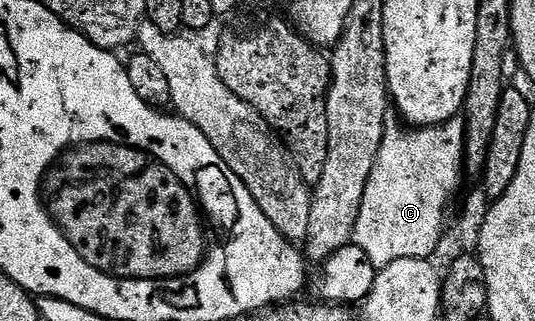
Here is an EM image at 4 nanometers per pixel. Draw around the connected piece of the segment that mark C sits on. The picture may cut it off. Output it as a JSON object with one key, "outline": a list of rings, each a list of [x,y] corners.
{"outline":[[[462,117],[451,118],[440,126],[408,128],[398,125],[388,125],[383,133],[373,172],[369,172],[369,184],[365,184],[365,196],[353,237],[354,245],[359,246],[377,268],[393,264],[393,260],[432,257],[431,253],[438,248],[439,237],[443,234],[443,213],[447,210],[447,201],[458,188],[459,181],[465,178],[467,124]]]}

